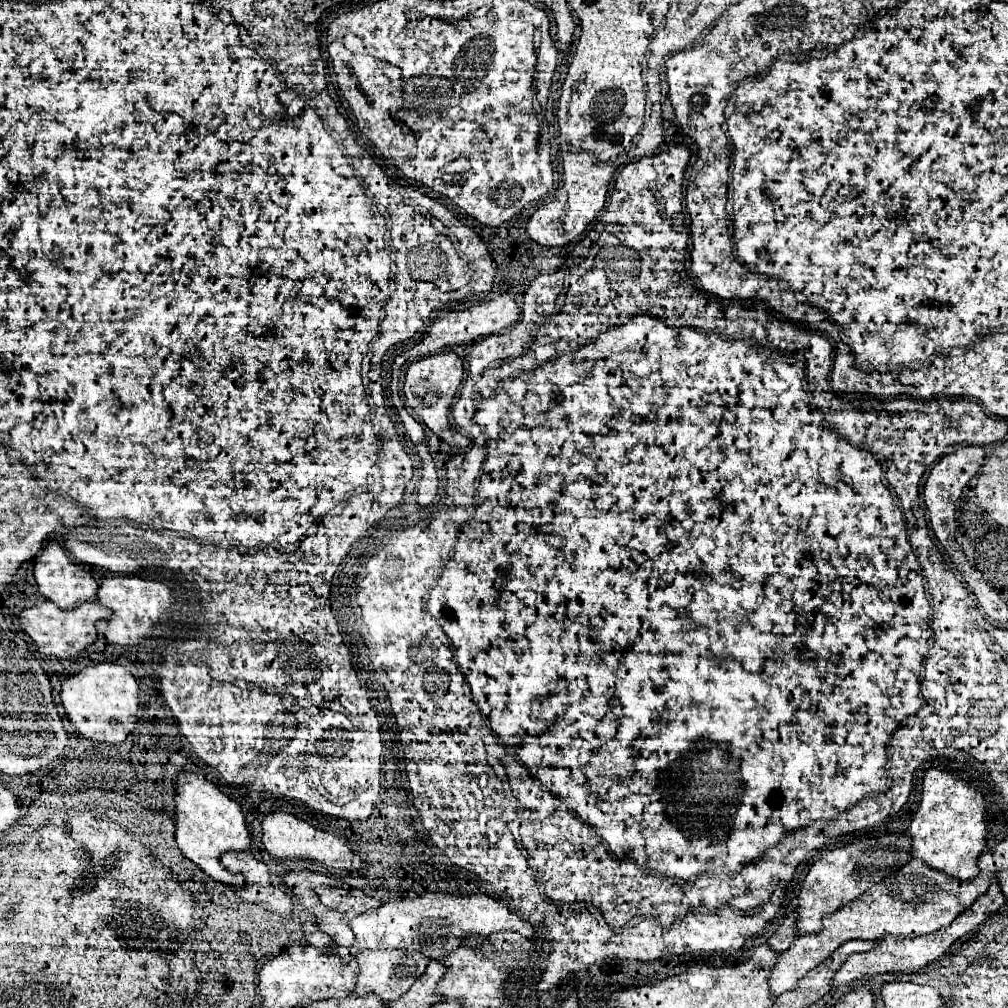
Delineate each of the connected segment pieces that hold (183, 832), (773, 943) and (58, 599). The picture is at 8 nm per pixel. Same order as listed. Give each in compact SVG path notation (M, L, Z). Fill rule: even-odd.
M180 774L178 776L178 794L176 794L176 842L178 848L194 860L210 878L242 888L244 876L242 874L232 874L226 870L220 862L222 854L226 852L248 852L252 846L250 832L246 830L246 820L240 810L240 806L224 796L218 786L214 786L210 780L198 774Z
M794 914L788 916L788 918L784 918L782 924L774 930L774 934L768 938L768 944L770 944L770 948L772 948L774 952L784 952L784 950L792 944L792 940L796 938L794 918L796 918Z
M56 540L48 542L44 552L36 558L34 576L36 576L36 584L38 584L40 594L46 596L50 602L54 602L62 610L72 610L78 604L92 600L96 596L96 590L98 590L98 582L90 576L90 572L84 570L82 564L74 564L68 558L68 552L64 550L64 546Z

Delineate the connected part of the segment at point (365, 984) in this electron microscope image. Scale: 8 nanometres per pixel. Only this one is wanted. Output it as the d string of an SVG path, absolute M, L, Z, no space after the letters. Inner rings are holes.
M382 950L382 952L358 952L356 962L360 968L360 974L358 974L358 984L356 984L354 992L358 996L374 992L374 994L382 996L382 1000L390 1002L390 1000L398 1000L414 984L414 980L418 980L418 976L422 976L430 958L424 956L422 952L414 952L414 950L390 950L390 952Z

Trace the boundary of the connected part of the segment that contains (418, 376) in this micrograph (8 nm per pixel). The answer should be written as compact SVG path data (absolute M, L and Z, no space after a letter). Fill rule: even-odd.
M444 352L444 354L416 360L408 366L408 372L406 372L406 382L404 382L406 404L416 412L420 422L439 434L450 427L450 410L452 410L454 398L459 392L463 378L463 361L454 352Z

